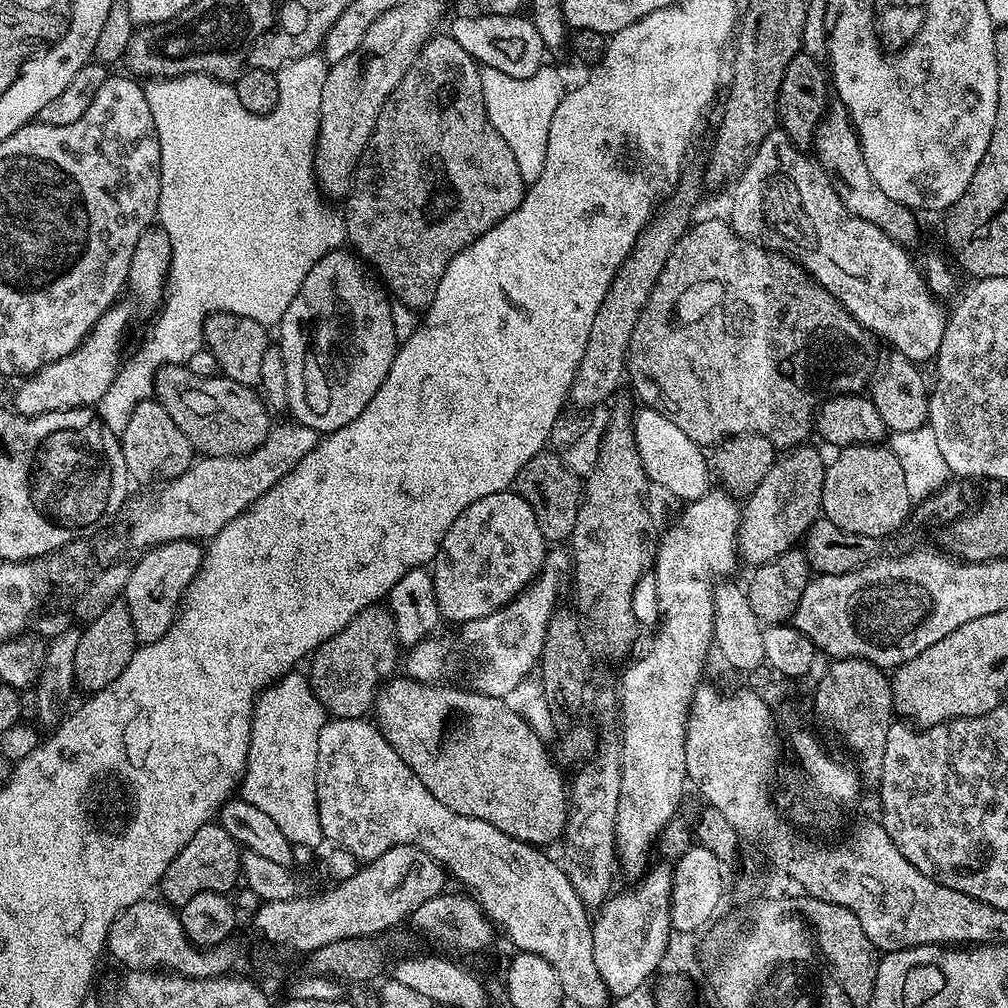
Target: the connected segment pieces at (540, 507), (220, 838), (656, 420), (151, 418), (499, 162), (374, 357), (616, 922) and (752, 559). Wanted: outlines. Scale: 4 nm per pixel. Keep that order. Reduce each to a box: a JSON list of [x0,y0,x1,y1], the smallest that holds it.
[[514,450,582,543],[158,822,242,906],[632,406,710,502],[119,400,194,484],[342,34,526,310],[278,250,398,434],[592,872,672,997],[736,448,826,566]]

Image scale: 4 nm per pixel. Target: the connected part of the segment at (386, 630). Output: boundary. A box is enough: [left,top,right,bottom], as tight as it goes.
[306,604,402,720]

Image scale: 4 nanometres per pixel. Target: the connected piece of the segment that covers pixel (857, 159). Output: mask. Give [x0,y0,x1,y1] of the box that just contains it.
[811,98,920,246]

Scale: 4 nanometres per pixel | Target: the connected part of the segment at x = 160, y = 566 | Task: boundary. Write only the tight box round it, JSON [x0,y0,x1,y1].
[123,539,205,644]

